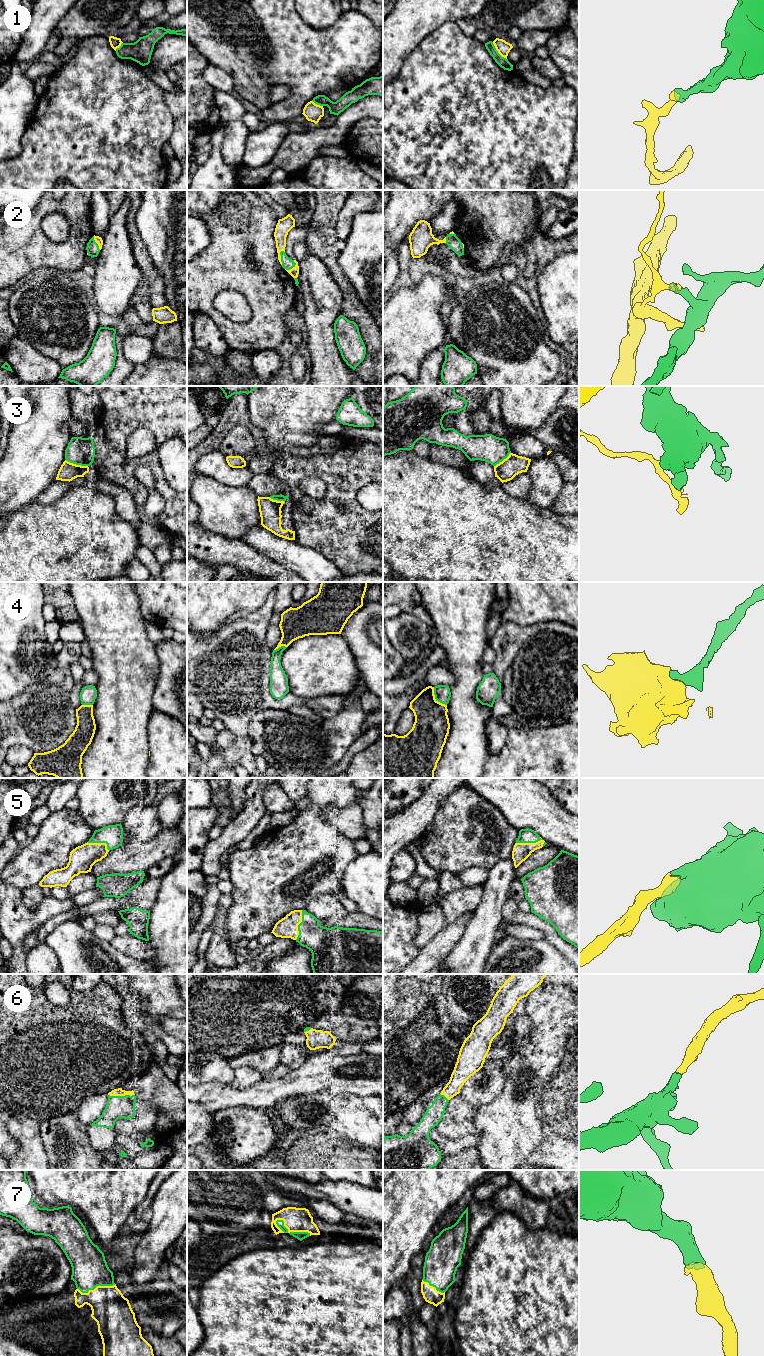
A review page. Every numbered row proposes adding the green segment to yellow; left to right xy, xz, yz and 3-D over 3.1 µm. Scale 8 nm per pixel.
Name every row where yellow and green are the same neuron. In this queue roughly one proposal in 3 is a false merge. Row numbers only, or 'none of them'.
5, 6, 7

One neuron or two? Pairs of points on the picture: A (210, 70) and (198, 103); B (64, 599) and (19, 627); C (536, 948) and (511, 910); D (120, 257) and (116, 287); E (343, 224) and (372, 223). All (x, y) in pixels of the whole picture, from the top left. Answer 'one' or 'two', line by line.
A: two
B: two
C: two
D: one
E: two

